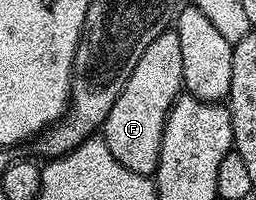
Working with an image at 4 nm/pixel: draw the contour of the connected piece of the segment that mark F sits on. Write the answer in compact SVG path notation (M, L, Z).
M174 31L161 33L156 39L152 39L152 43L148 43L144 50L144 55L140 55L140 63L132 67L128 83L124 83L116 103L112 103L112 111L108 111L100 130L101 136L108 143L108 151L112 151L112 155L116 155L116 159L124 163L128 171L136 171L145 177L158 172L164 123L170 108L183 92L183 75L180 39Z

